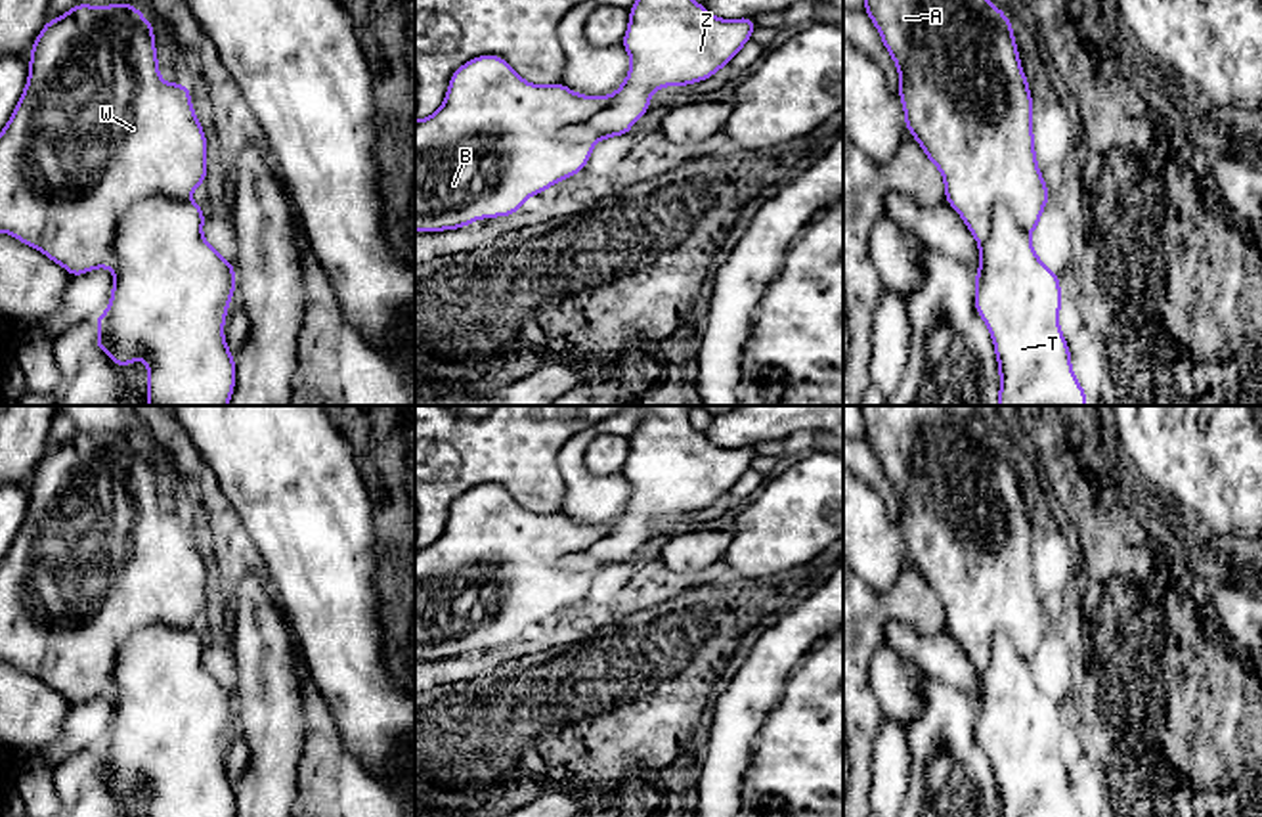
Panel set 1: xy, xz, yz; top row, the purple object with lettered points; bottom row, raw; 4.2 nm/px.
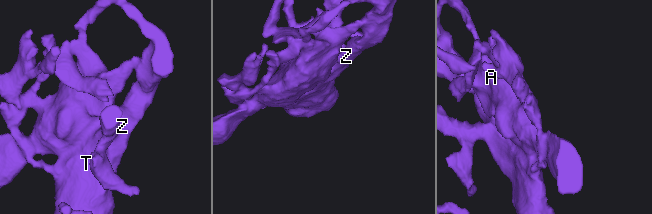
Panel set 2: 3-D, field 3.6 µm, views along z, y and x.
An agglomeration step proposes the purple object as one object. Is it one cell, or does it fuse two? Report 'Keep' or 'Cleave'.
Cleave

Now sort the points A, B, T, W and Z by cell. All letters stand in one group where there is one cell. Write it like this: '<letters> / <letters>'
A B W / T Z

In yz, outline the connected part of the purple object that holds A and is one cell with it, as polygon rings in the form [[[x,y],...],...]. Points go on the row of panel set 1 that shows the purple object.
[[[864,0],[864,11],[899,69],[904,126],[941,170],[946,203],[962,216],[975,241],[987,241],[996,205],[1006,205],[1017,224],[1033,233],[1050,191],[1036,163],[1033,96],[1021,69],[1012,21],[989,0]]]

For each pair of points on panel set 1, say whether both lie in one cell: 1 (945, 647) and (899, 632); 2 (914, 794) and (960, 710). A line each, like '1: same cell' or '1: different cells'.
1: same cell
2: same cell

